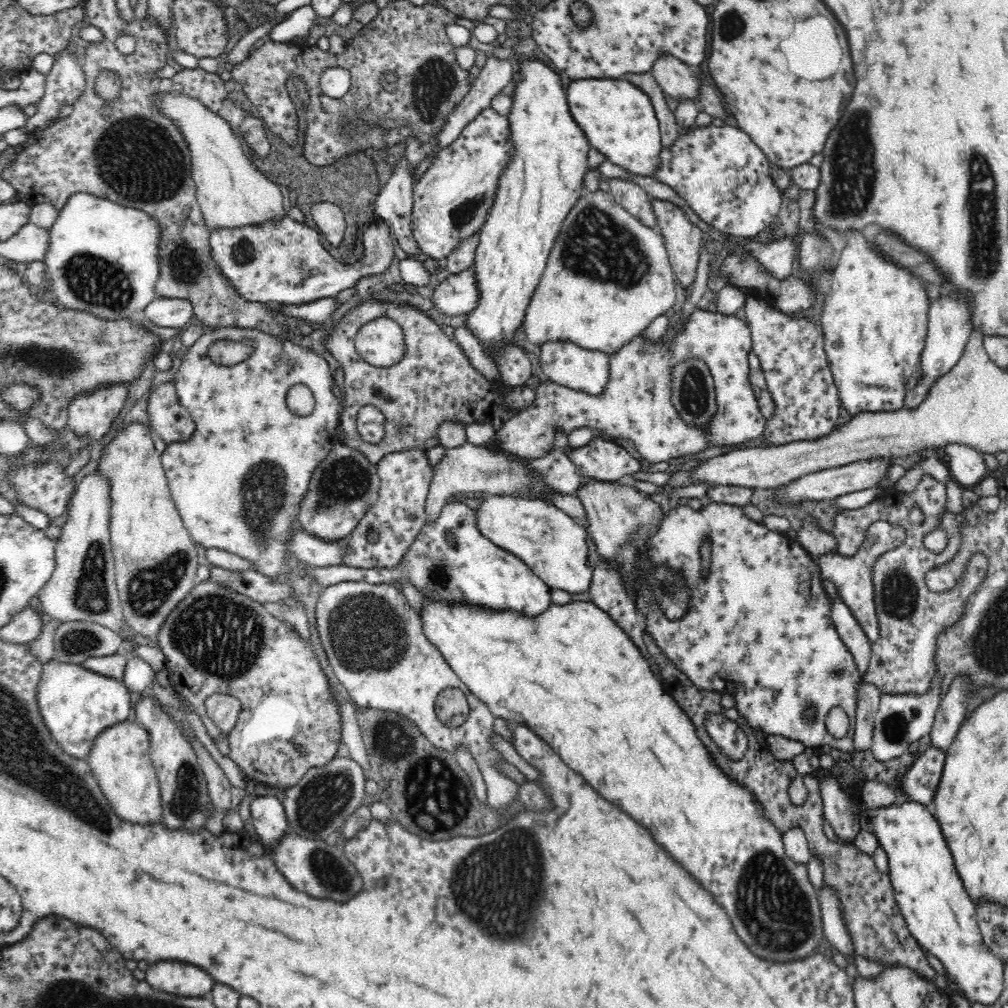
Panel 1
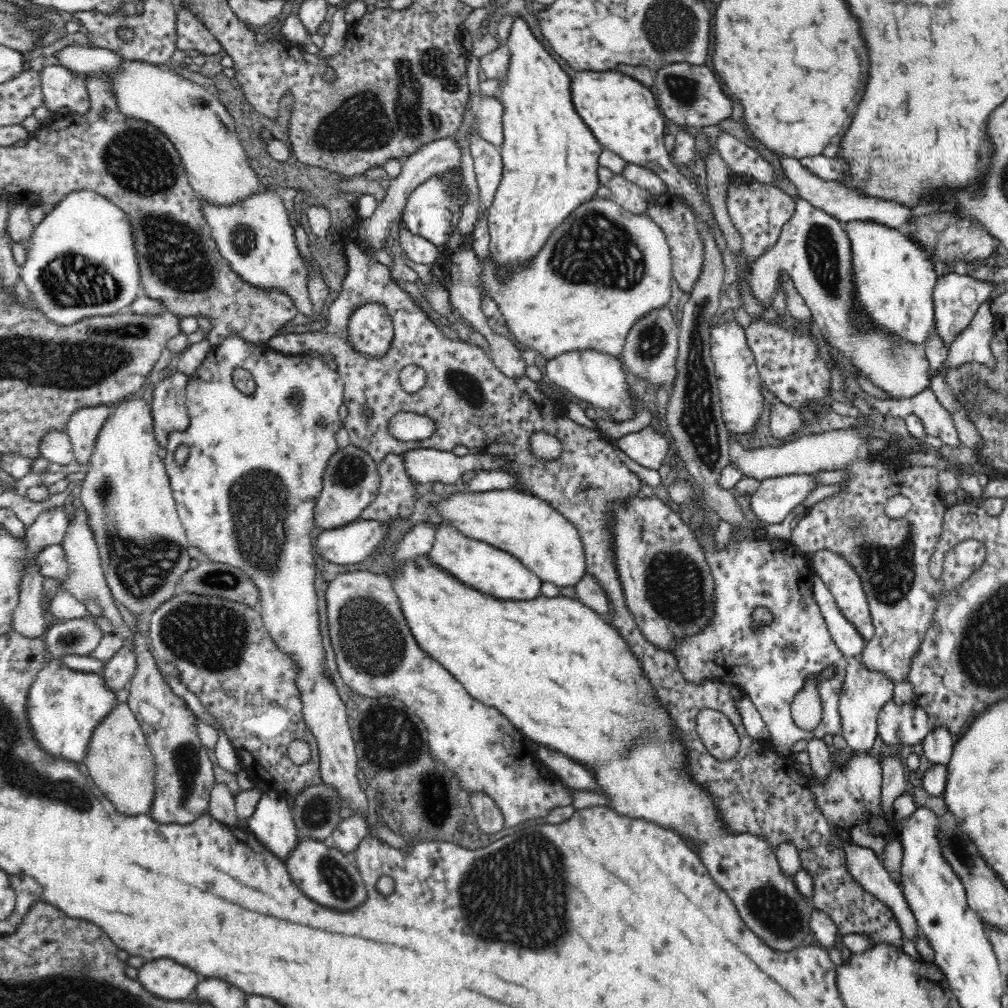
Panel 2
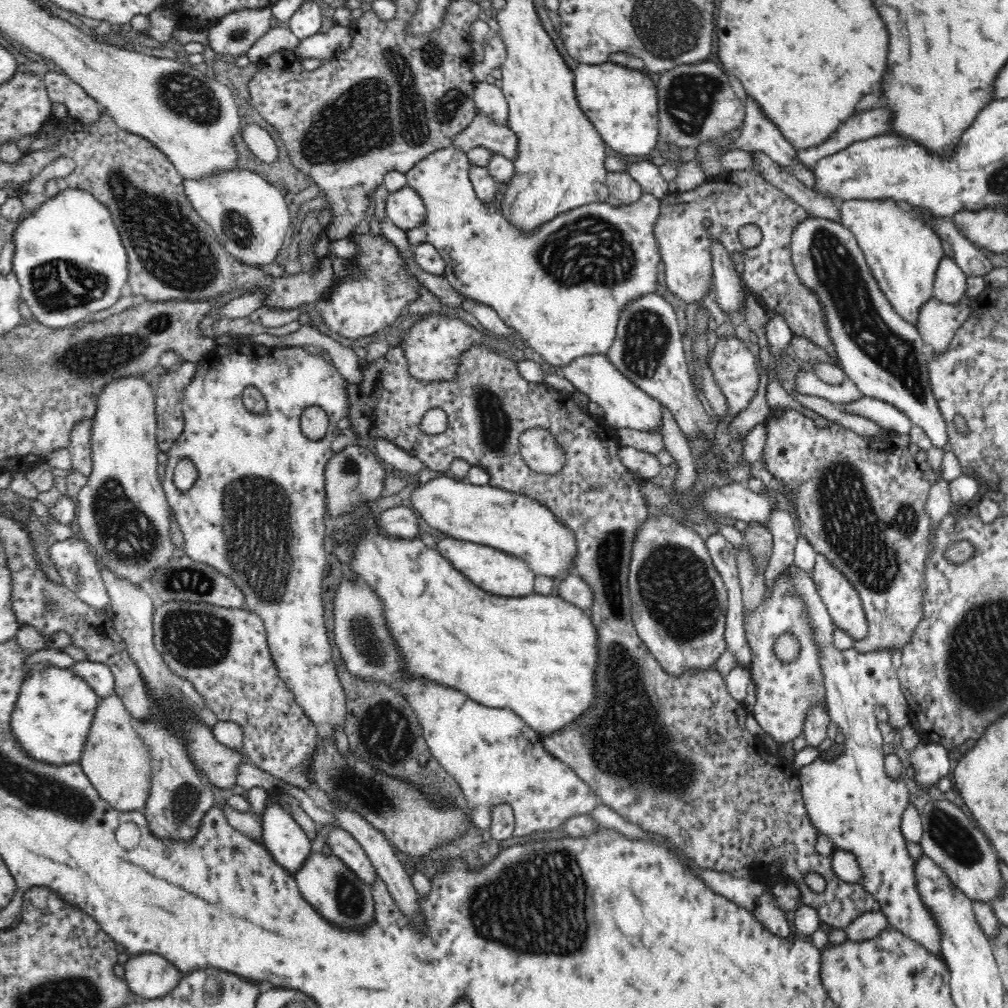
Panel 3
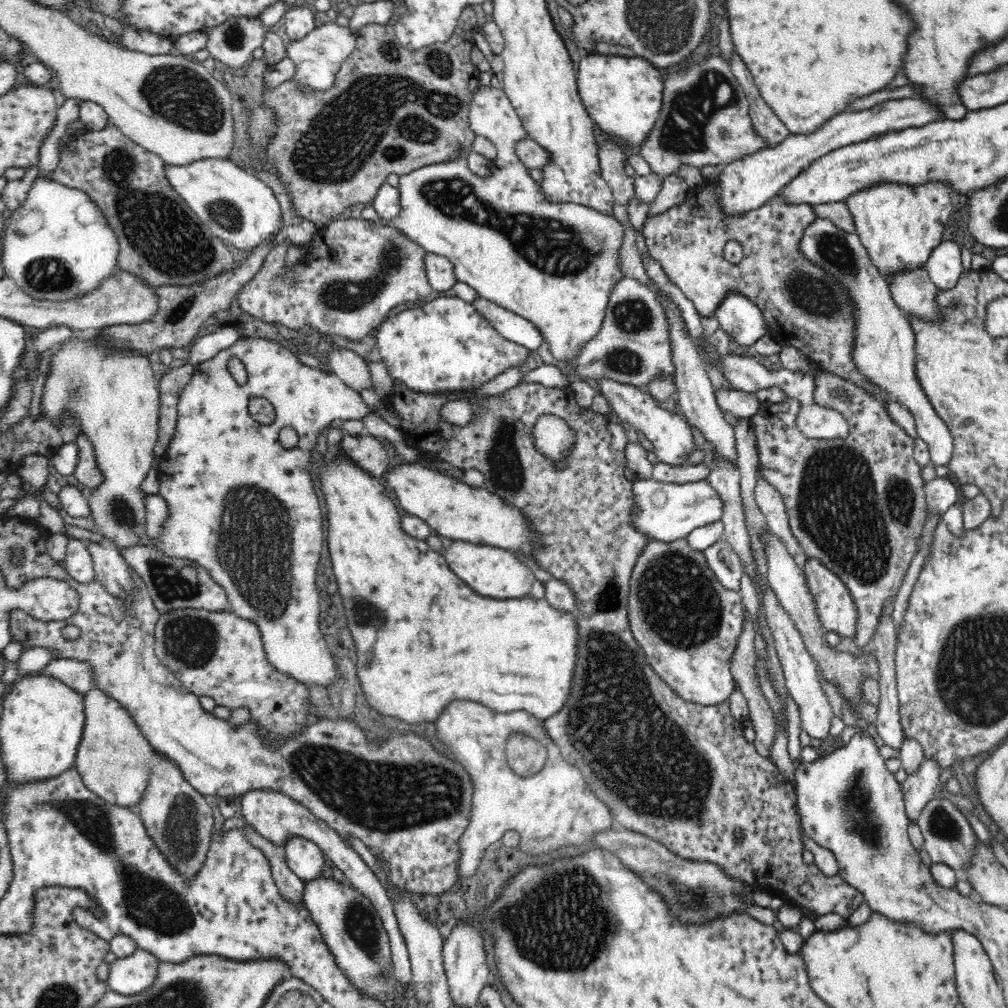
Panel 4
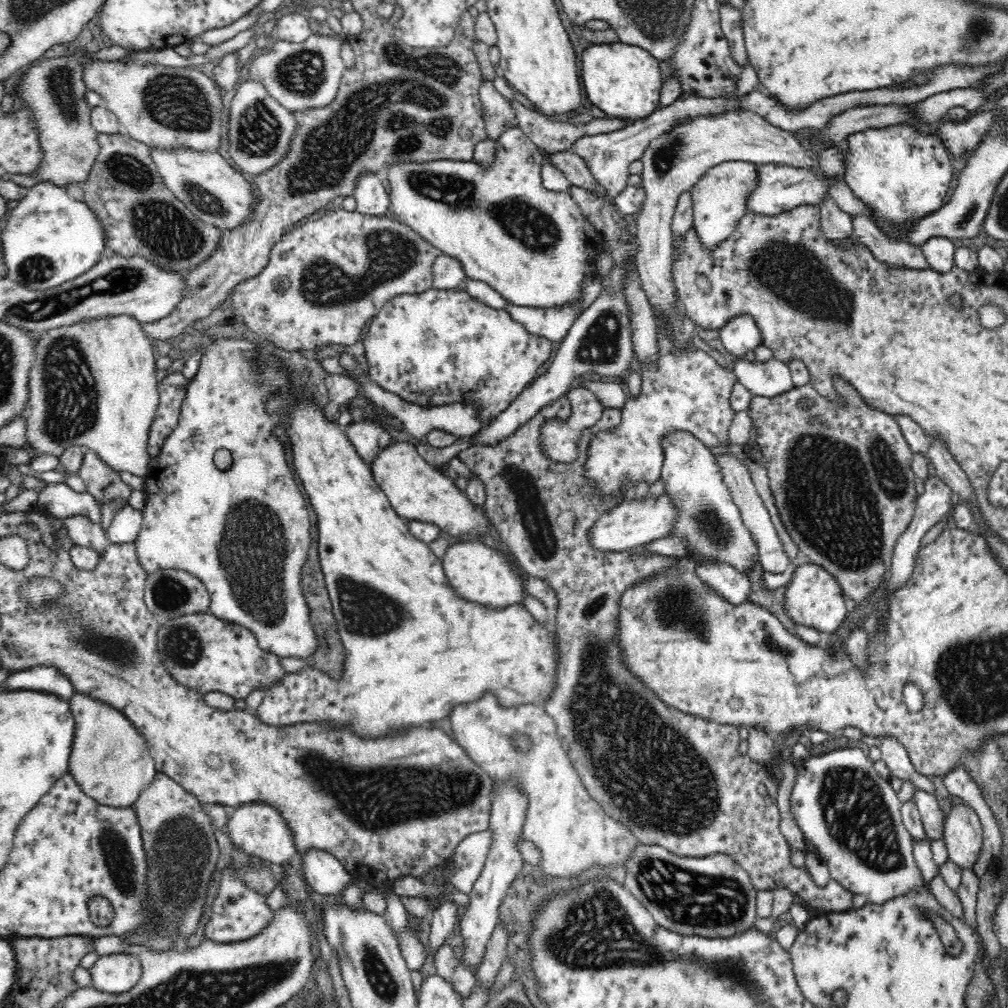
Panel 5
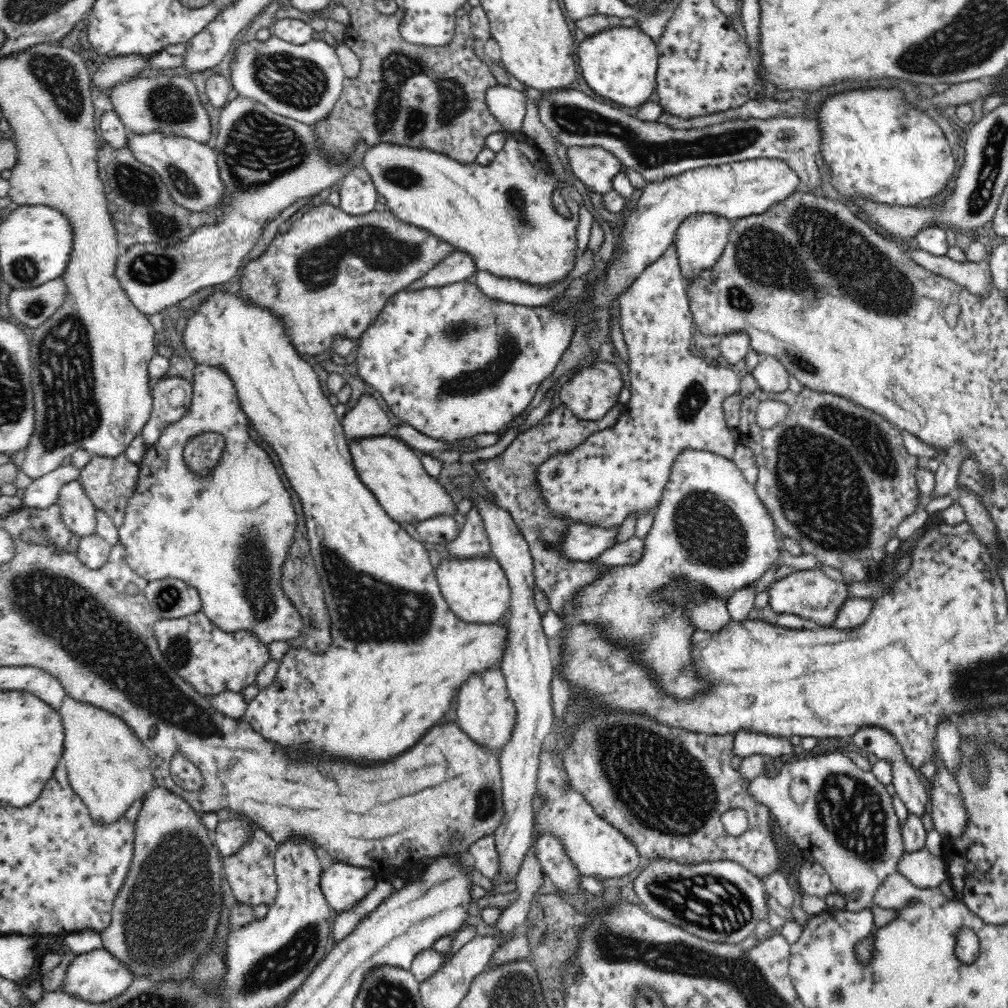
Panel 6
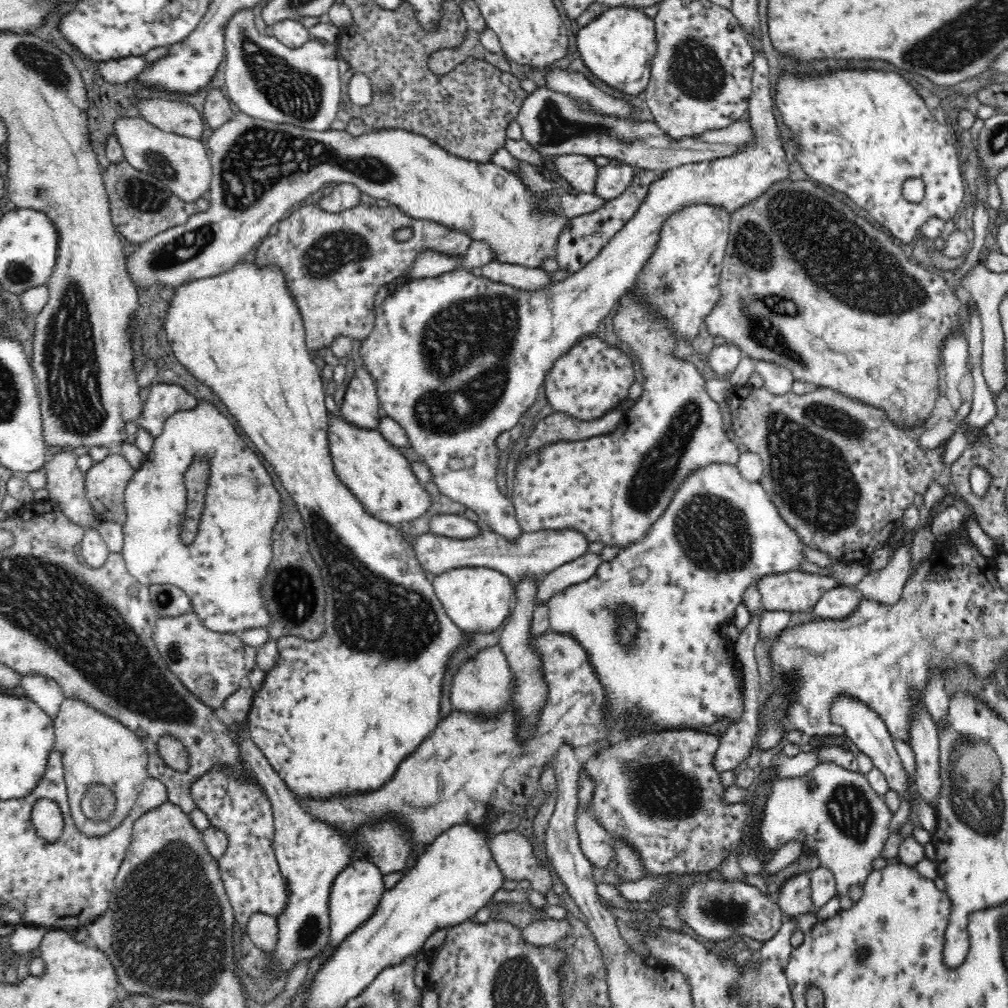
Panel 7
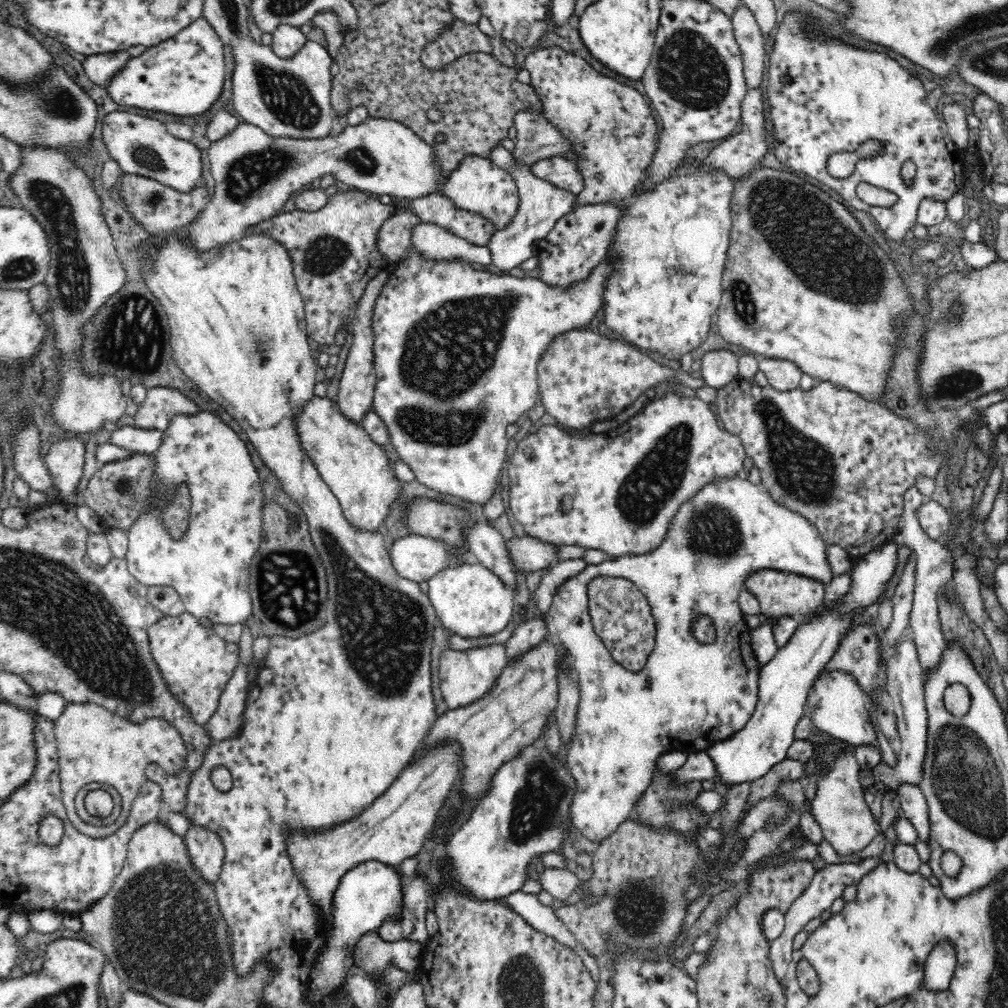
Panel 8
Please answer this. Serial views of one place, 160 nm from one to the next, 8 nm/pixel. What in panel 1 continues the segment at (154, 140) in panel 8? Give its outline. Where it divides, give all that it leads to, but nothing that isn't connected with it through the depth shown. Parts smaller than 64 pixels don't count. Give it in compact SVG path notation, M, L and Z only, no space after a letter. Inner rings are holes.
M286 214L280 219L267 221L266 223L259 223L258 225L239 226L239 228L232 229L228 229L226 226L219 226L219 228L212 229L209 242L212 256L214 257L216 264L218 264L218 267L220 267L220 271L222 271L222 274L226 275L226 279L230 281L231 285L234 286L242 298L245 298L250 302L276 302L282 305L302 306L303 304L308 304L309 302L321 302L323 298L333 297L335 294L338 294L340 290L352 288L356 283L360 282L360 280L364 280L364 278L374 278L374 276L384 274L384 272L390 268L390 264L394 258L394 244L391 227L388 225L386 220L380 218L377 218L376 222L372 224L368 224L365 232L363 233L364 256L354 265L347 267L340 267L336 262L334 262L332 256L328 253L328 250L324 248L325 243L323 242L322 237L314 227L311 228L308 224L298 224L298 222L295 222Z

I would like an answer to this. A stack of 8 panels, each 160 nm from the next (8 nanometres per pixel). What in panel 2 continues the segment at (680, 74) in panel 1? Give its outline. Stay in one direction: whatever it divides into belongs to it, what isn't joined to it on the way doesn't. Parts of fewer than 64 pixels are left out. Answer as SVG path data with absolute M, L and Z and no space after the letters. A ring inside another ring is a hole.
M692 64L664 65L655 72L653 87L659 109L667 122L680 126L681 130L695 132L706 126L716 126L732 116L732 102L724 94L720 82L706 66Z

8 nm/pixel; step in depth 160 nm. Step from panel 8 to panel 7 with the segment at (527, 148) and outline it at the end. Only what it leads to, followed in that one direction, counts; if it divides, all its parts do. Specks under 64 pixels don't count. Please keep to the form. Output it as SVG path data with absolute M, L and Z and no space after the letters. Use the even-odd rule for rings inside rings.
M546 87L536 88L520 106L515 121L520 125L522 139L544 158L577 154L589 157L606 156L627 162L641 170L666 170L702 160L712 160L734 154L744 142L752 140L752 129L747 117L721 129L706 131L697 137L670 141L656 122L630 121L604 117L594 111L582 109L576 101Z

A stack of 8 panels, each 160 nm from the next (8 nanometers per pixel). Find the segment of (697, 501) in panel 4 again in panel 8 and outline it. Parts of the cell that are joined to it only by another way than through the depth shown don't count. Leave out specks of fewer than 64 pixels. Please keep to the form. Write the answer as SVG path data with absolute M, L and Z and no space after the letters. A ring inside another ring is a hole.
M528 534L522 538L514 535L512 540L506 538L506 541L517 572L542 570L550 562L555 563L556 545L544 543ZM412 535L390 538L388 555L392 569L412 582L427 581L440 570L455 566L454 555L446 551L442 541Z

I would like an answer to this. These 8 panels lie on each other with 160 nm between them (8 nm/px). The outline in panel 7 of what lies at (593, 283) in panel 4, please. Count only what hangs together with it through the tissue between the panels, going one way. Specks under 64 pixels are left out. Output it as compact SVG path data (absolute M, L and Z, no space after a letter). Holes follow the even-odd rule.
M238 111L233 119L212 132L208 150L212 165L210 207L190 216L185 224L174 225L152 240L140 243L140 249L126 260L128 273L137 288L158 283L172 289L178 284L231 270L254 245L259 245L271 233L271 226L286 218L296 203L306 200L320 190L321 185L330 182L350 183L360 192L376 199L384 198L411 218L428 219L464 231L472 239L488 243L497 252L497 262L528 268L539 268L544 258L554 257L557 239L568 222L561 216L537 216L534 193L524 186L516 173L506 171L492 161L479 163L452 156L429 138L403 128L367 128L362 135L353 136L346 129L304 130L290 124L252 118Z

